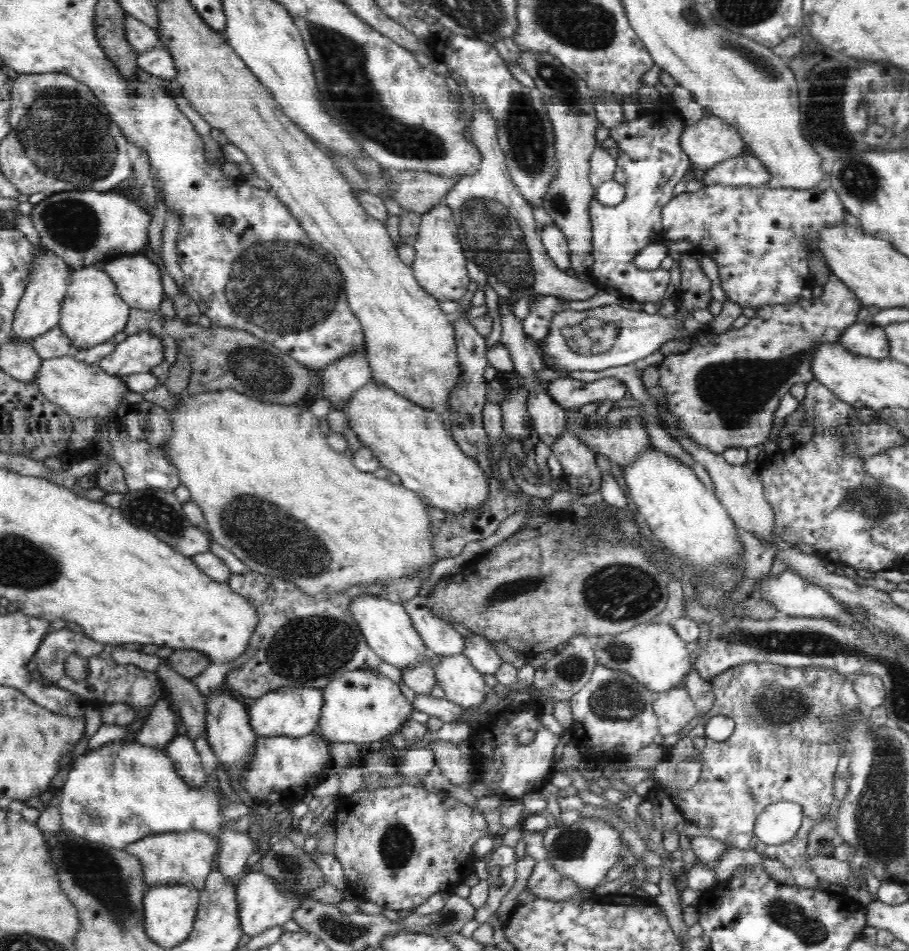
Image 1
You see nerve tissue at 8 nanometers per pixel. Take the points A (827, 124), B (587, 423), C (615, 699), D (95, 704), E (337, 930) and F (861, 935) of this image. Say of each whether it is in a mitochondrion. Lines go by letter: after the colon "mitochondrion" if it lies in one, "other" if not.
A: mitochondrion
B: other
C: mitochondrion
D: other
E: mitochondrion
F: other

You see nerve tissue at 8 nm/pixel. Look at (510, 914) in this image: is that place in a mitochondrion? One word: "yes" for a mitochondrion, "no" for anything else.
no

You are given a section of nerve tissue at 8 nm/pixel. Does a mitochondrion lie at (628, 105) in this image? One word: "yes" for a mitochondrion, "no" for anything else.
no

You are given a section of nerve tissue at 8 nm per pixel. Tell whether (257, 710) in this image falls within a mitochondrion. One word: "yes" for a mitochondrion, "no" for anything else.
no

